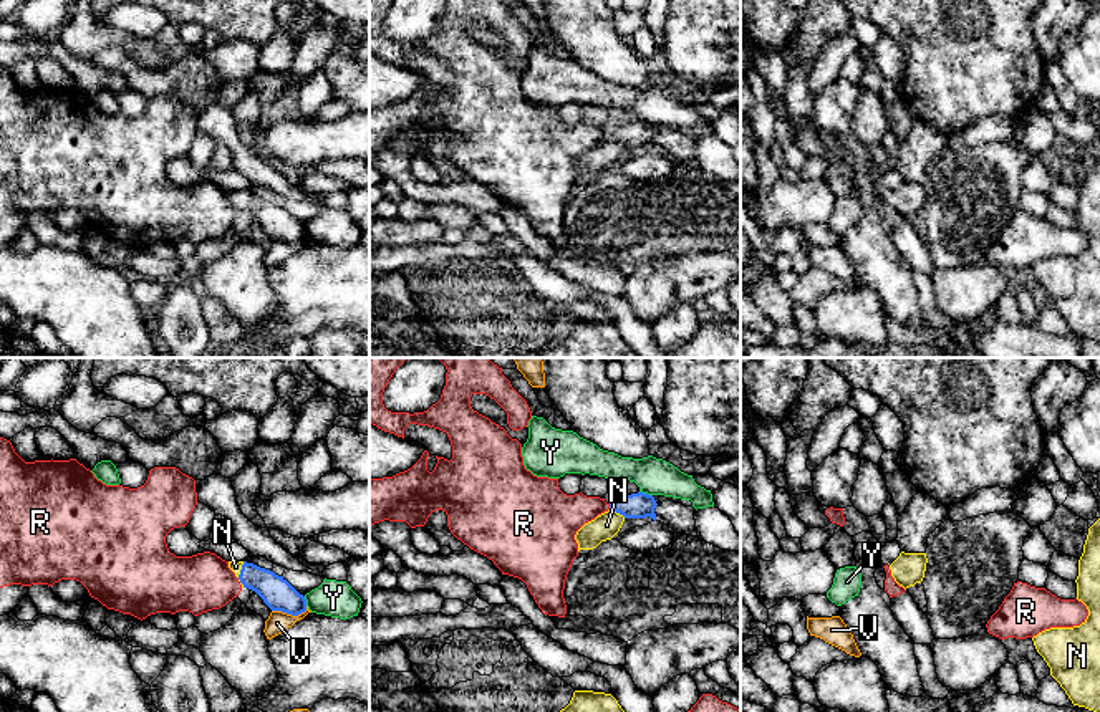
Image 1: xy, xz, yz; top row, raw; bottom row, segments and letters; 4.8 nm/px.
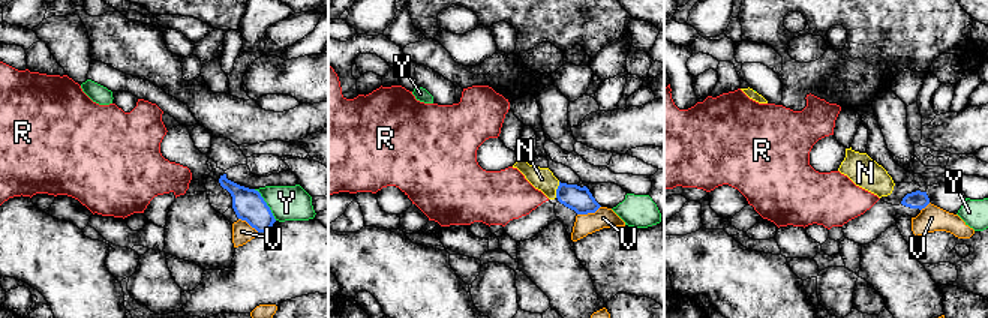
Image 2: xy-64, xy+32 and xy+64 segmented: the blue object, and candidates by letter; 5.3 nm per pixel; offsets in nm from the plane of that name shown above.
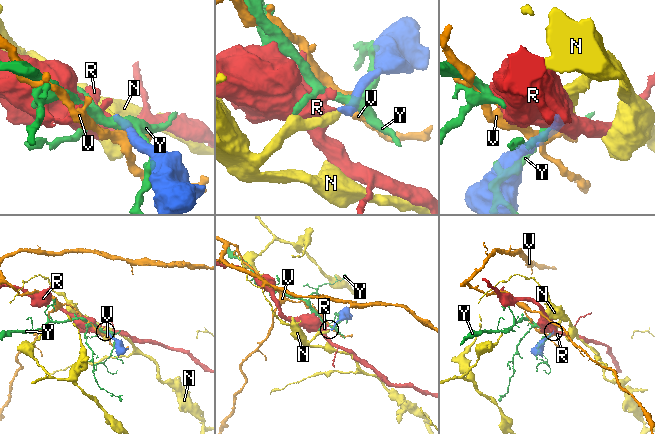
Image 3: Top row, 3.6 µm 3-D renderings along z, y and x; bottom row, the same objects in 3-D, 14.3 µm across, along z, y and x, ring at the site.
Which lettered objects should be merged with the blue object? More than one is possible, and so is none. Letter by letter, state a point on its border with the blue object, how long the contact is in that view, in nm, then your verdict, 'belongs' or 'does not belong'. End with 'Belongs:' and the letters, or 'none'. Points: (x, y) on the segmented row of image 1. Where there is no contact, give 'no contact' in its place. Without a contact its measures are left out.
N: xz (618, 512) | 90 nm | belongs
R: xz (610, 507) | 30 nm | does not belong
V: xy (290, 613) | 180 nm | does not belong
Y: xz (646, 494) | 70 nm | does not belong
Belongs: N

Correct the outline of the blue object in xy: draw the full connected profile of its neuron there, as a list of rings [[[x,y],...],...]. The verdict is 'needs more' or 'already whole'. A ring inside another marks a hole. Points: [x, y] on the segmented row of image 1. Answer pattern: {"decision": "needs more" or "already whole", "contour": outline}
{"decision": "needs more", "contour": [[[229,561],[242,588],[255,591],[272,611],[298,616],[306,611],[306,599],[283,576],[253,563]]]}

